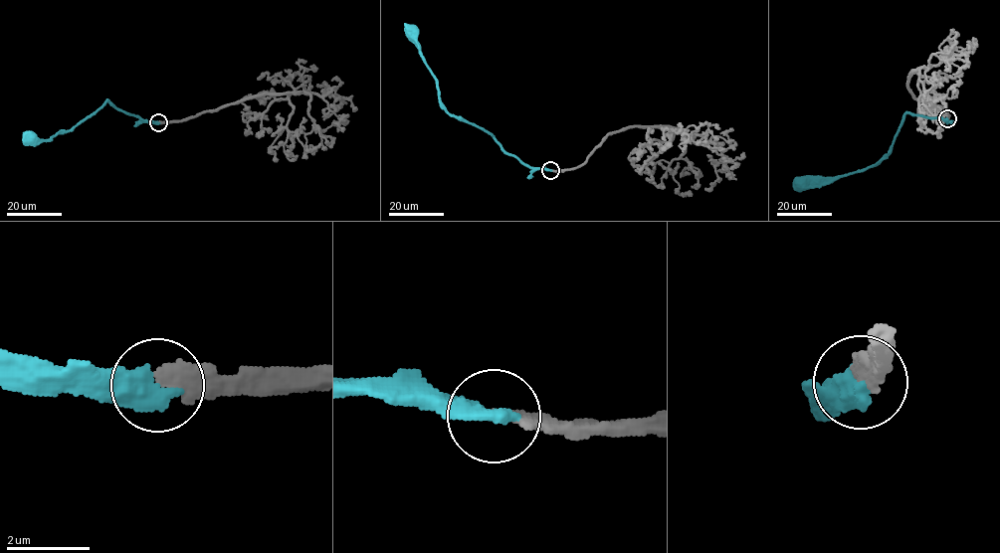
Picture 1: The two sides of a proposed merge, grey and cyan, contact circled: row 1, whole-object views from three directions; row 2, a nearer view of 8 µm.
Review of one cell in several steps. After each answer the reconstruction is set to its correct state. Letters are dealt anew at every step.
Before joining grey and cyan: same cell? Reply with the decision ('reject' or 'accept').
accept

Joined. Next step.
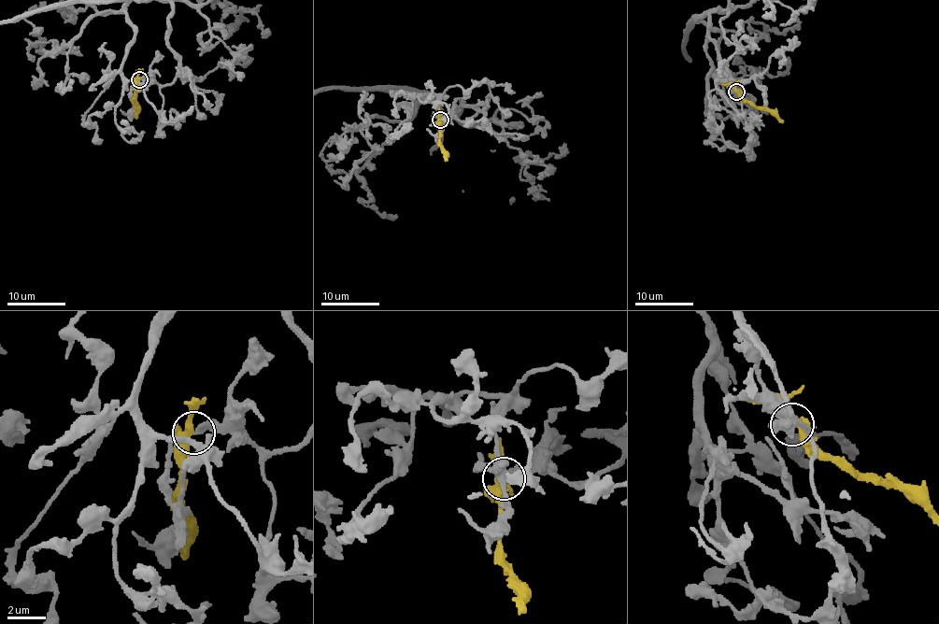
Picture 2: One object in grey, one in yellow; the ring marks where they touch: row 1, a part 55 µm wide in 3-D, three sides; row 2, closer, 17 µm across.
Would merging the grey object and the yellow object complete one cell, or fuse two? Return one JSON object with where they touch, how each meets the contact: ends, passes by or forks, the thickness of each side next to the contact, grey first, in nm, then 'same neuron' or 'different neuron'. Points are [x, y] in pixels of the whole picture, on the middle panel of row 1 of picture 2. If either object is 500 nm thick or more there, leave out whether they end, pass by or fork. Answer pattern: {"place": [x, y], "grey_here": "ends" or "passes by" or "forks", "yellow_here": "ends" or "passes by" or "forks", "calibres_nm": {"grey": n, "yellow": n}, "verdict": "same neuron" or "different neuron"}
{"place": [440, 120], "grey_here": "ends", "yellow_here": "forks", "calibres_nm": {"grey": 280, "yellow": 280}, "verdict": "different neuron"}

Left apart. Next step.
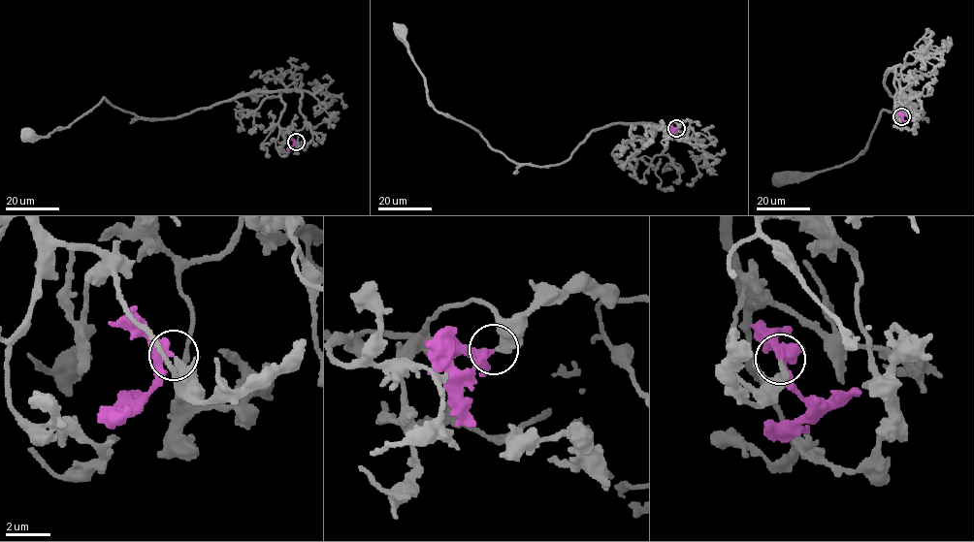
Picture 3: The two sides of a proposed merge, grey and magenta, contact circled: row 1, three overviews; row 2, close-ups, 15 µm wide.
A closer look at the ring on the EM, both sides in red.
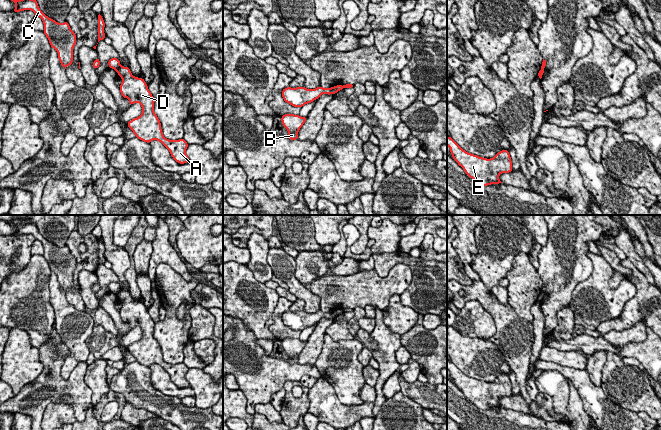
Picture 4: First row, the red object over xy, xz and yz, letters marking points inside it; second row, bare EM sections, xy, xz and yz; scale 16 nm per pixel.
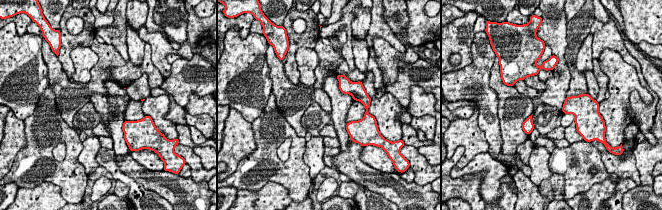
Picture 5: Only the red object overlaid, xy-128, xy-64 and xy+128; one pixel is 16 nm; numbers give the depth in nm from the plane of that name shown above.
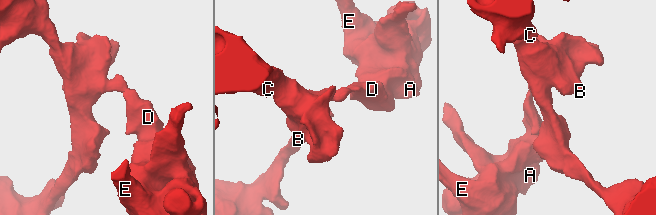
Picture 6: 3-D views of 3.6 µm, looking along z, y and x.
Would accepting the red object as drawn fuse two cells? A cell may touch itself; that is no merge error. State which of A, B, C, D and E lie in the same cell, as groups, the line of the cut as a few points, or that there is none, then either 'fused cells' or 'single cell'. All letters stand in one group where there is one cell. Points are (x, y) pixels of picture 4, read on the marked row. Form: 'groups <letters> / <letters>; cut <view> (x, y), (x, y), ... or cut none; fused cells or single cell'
groups A D E / B C; cut xy (121, 66), (116, 70); fused cells

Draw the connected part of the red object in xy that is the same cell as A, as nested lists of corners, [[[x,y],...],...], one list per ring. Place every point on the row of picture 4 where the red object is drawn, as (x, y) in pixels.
[[[124,66],[117,70],[117,74],[122,78],[120,92],[123,98],[130,101],[129,105],[136,102],[140,103],[143,109],[139,117],[127,123],[135,136],[147,143],[158,140],[169,150],[173,159],[179,164],[190,162],[186,155],[188,143],[183,138],[174,141],[163,136],[160,120],[154,113],[155,99],[144,79],[133,76],[130,68]]]

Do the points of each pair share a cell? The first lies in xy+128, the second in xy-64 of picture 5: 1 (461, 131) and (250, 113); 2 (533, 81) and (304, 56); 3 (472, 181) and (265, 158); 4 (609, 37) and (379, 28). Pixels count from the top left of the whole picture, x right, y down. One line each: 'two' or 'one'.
1: two
2: one
3: one
4: one

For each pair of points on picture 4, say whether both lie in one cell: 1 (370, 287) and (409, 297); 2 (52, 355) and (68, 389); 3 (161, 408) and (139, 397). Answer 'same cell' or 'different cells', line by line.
1: different cells
2: same cell
3: same cell

